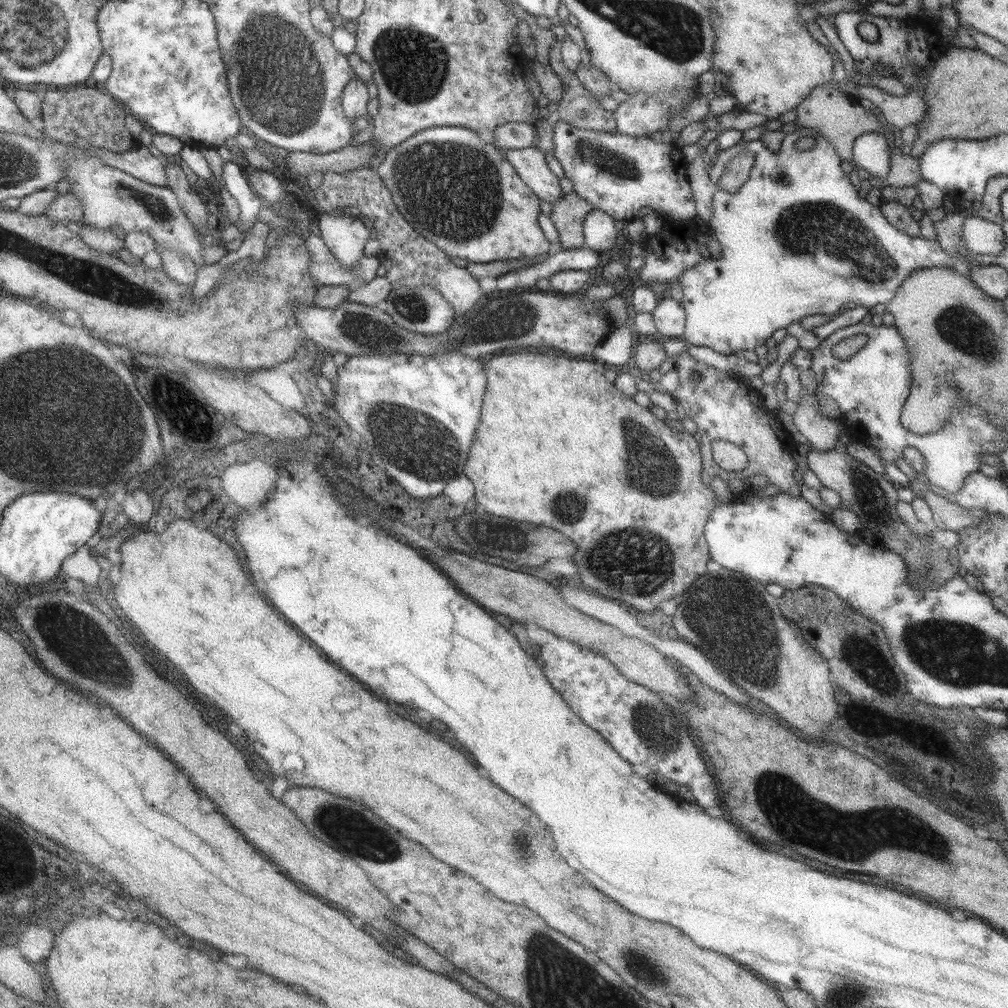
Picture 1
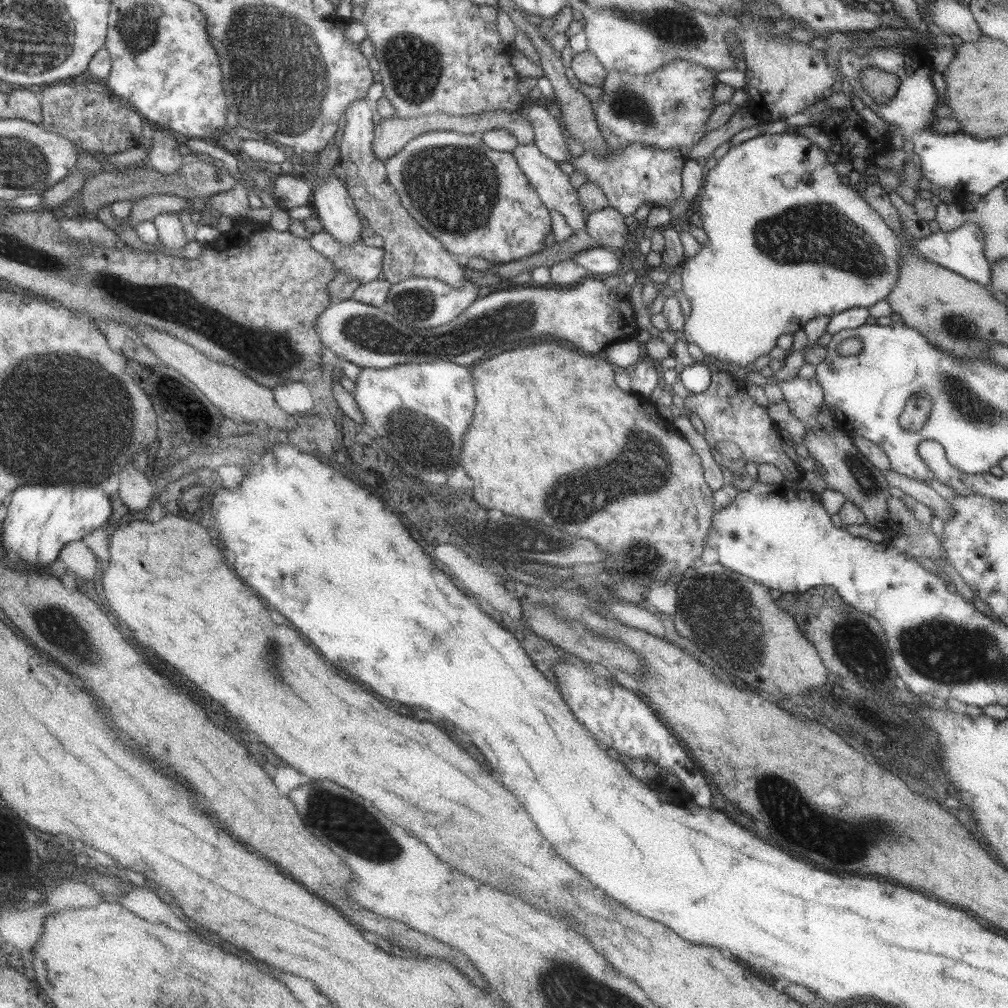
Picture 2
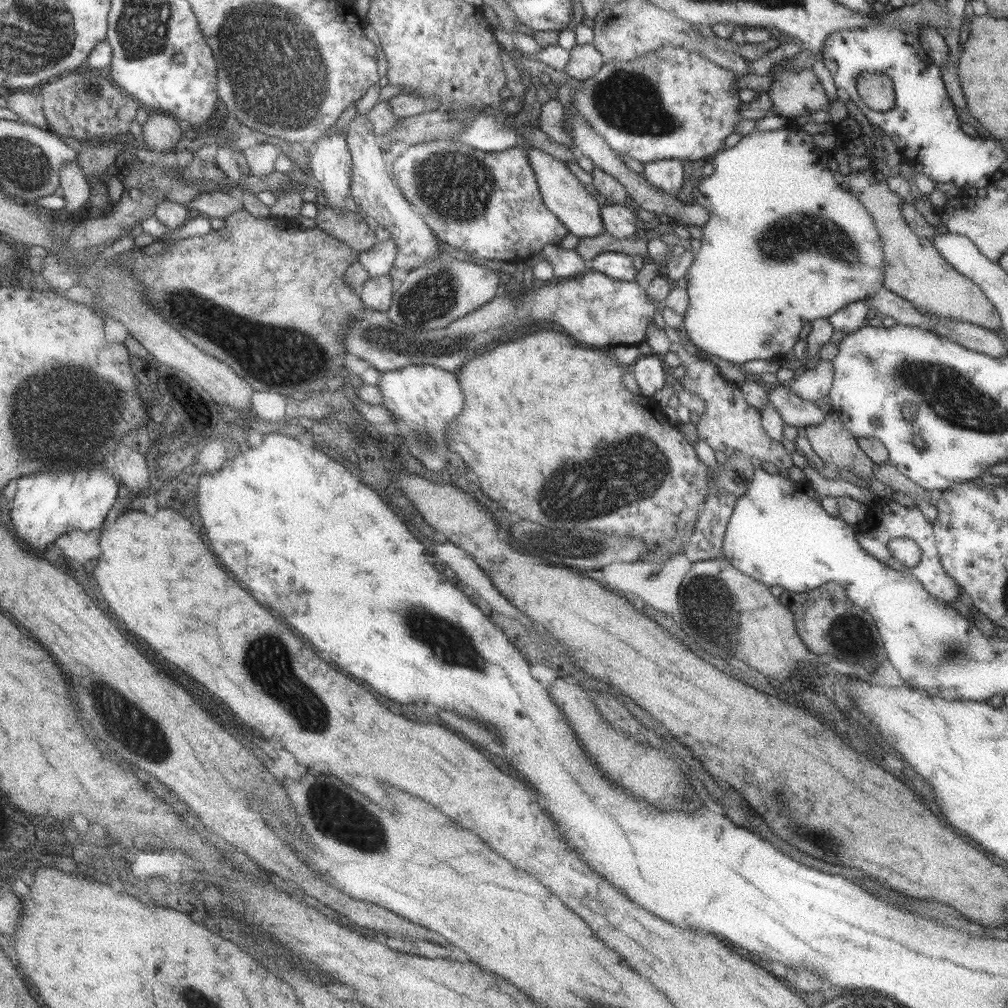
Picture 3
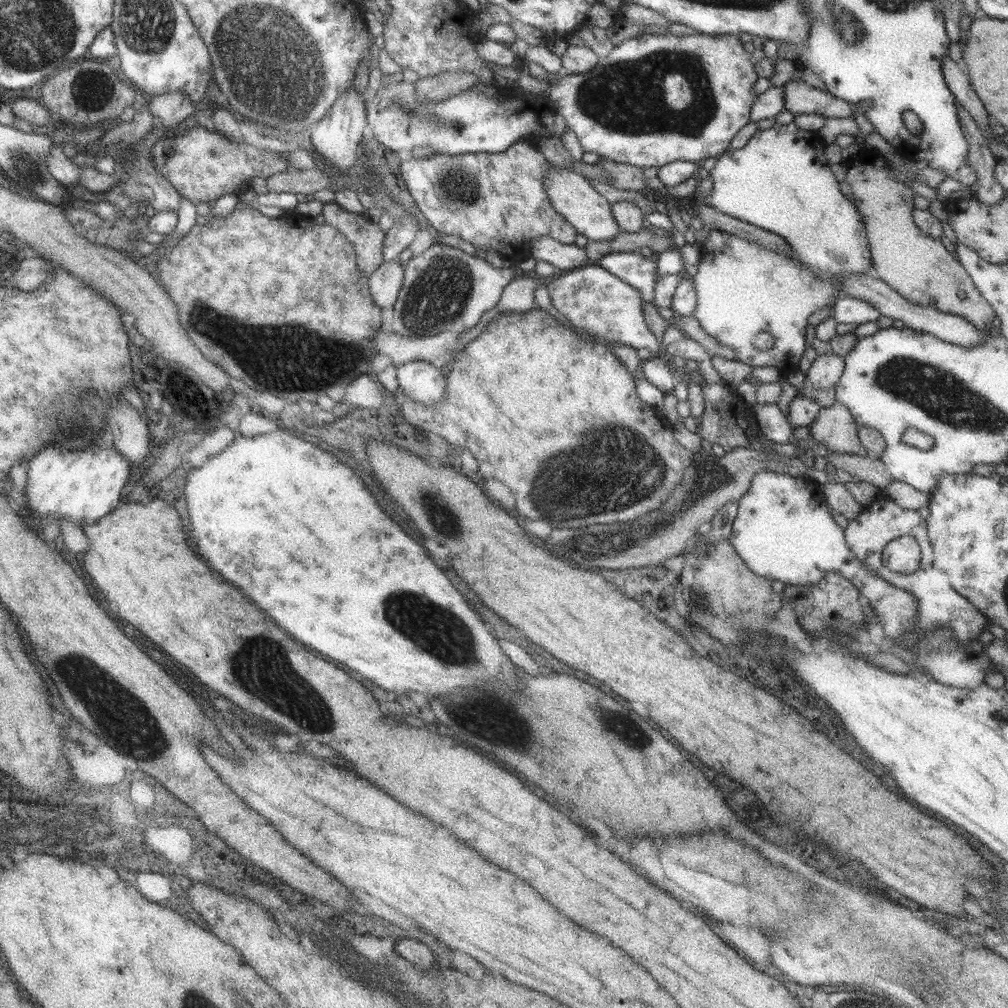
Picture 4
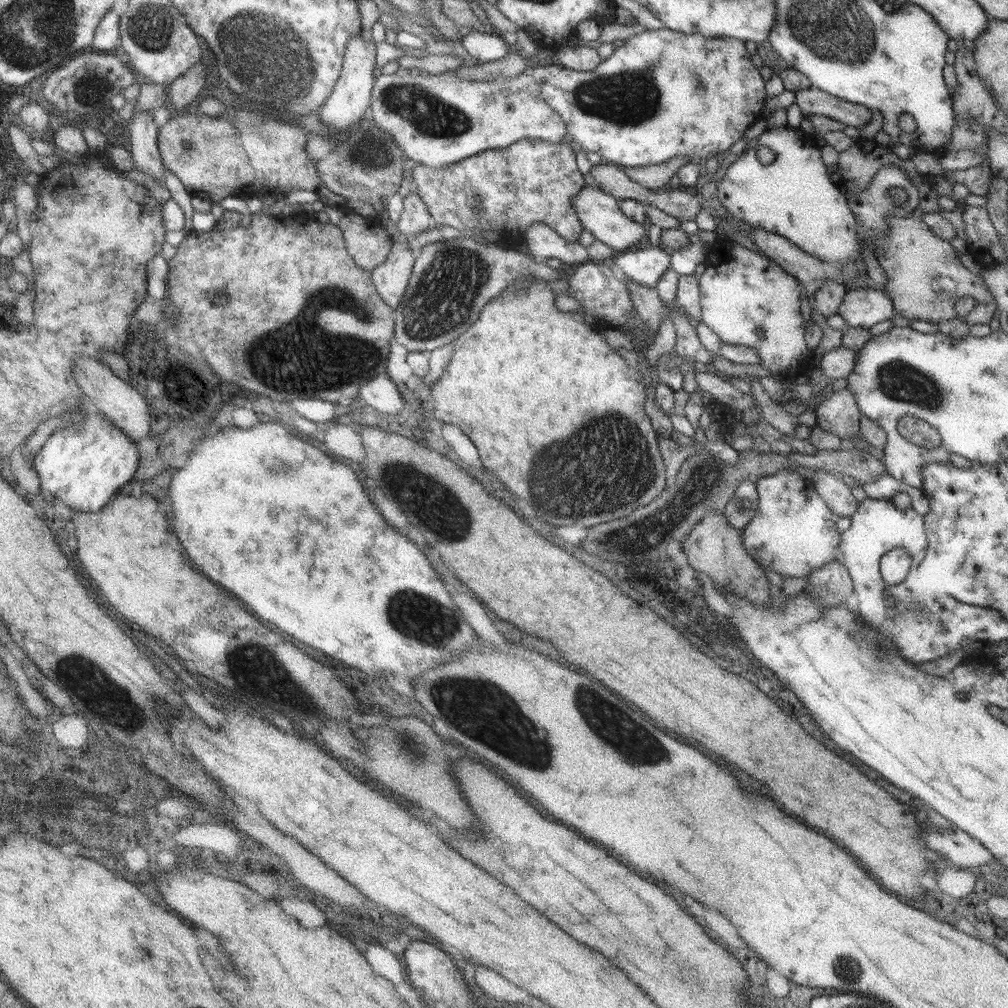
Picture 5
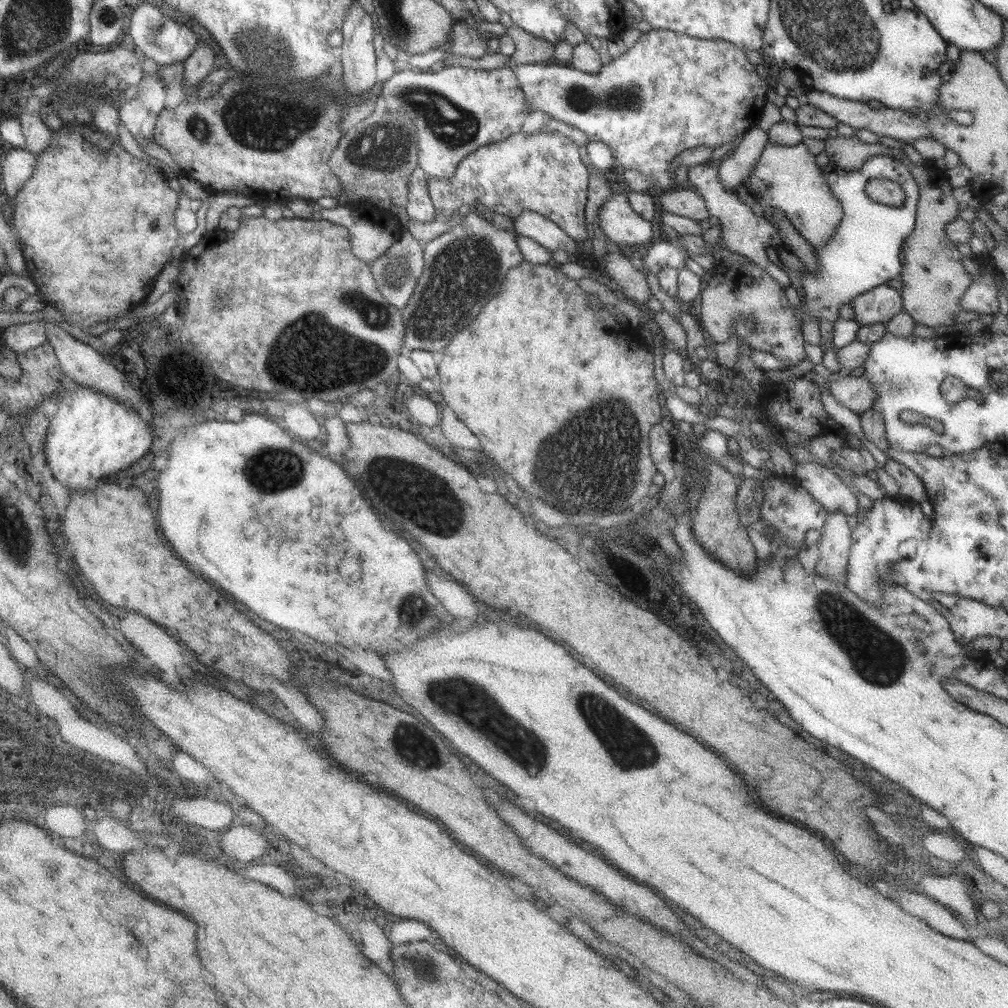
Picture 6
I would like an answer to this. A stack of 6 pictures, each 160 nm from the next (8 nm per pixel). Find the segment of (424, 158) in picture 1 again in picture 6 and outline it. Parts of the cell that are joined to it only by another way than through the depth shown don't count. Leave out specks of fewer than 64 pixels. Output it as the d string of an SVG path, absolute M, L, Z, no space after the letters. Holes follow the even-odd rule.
M516 133L499 143L481 146L465 156L449 178L427 181L434 214L455 218L461 205L473 209L479 203L514 221L523 211L530 210L548 218L574 241L585 240L588 173L579 159L578 148L558 133Z

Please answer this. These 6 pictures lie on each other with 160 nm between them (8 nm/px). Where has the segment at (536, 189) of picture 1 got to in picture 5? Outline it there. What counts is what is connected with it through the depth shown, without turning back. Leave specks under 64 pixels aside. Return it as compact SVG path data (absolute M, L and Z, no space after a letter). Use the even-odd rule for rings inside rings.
M585 185L579 194L573 196L573 210L582 228L593 235L599 242L610 246L617 252L629 250L629 246L645 245L645 226L625 216L619 208L619 200L613 195L603 193L600 189Z

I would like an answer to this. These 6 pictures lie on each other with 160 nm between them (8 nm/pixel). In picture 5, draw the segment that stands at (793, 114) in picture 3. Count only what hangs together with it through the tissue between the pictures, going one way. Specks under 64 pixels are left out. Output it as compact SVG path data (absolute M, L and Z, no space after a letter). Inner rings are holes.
M813 86L796 90L793 93L794 103L799 107L803 116L822 114L856 129L867 126L871 120L872 112L868 108L838 99Z

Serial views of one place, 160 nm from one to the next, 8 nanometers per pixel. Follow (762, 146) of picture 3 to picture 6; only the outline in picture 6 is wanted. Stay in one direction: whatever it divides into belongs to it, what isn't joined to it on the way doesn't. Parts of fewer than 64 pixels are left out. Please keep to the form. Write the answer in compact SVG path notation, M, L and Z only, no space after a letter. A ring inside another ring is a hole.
M767 142L759 160L753 166L753 172L743 181L737 186L735 193L737 199L745 203L745 207L749 207L755 216L765 220L771 220L773 212L781 210L785 218L793 224L793 228L811 246L823 246L835 234L841 222L843 210L839 202L833 198L831 190L827 188L821 176L821 168L815 164L815 155L808 152L802 143L795 146L781 146ZM746 257L745 260L745 266L737 262L728 266L719 264L707 272L706 284L700 292L699 324L715 343L726 342L734 334L738 337L737 342L740 339L751 349L768 352L791 368L805 358L800 322L793 317L793 306L787 301L784 288L779 288L765 270ZM748 318L755 320L751 328L745 326Z

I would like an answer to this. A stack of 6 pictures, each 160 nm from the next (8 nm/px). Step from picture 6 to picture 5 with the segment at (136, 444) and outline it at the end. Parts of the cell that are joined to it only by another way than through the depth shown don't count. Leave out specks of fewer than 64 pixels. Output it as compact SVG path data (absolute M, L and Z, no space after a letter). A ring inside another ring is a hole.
M83 408L78 409L82 424L80 431L66 422L63 428L53 431L42 447L36 452L33 459L33 468L40 482L40 491L47 492L49 496L61 500L71 511L99 512L113 497L131 480L137 468L137 449L120 430L117 430L107 419L99 413L87 413Z

